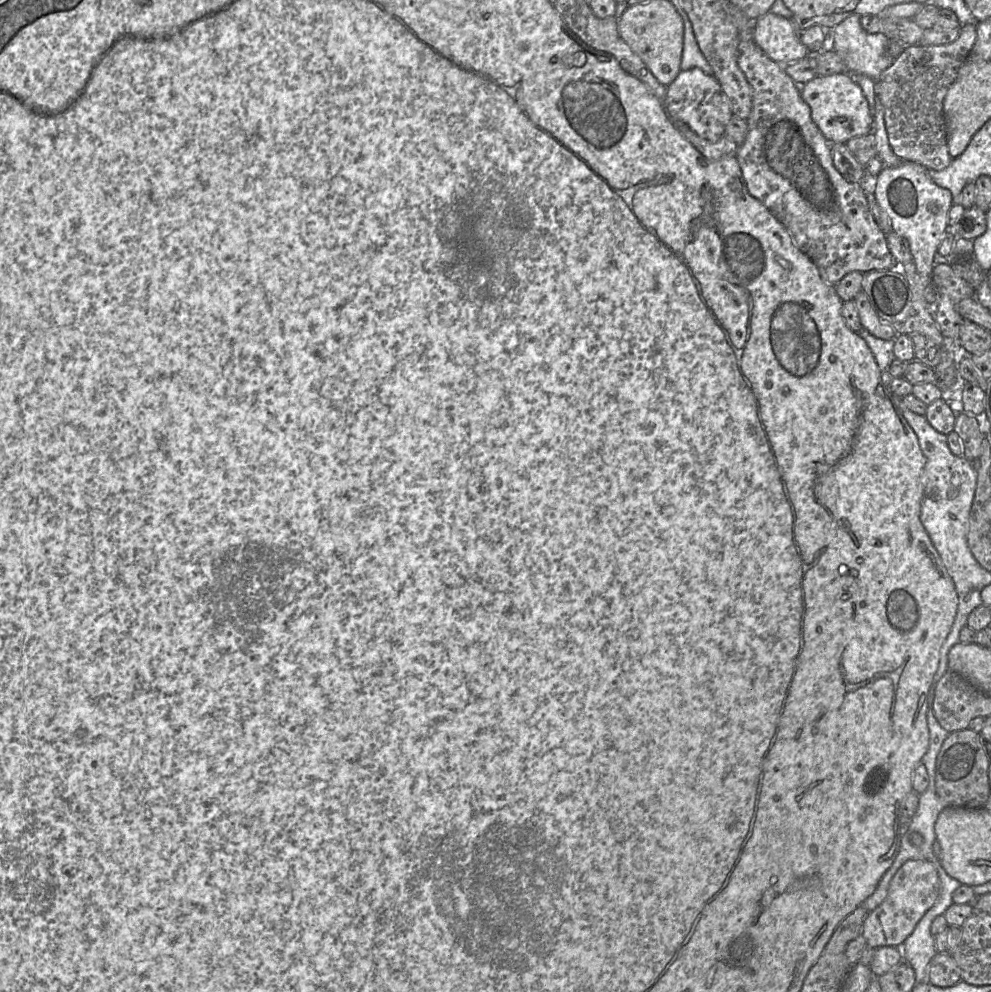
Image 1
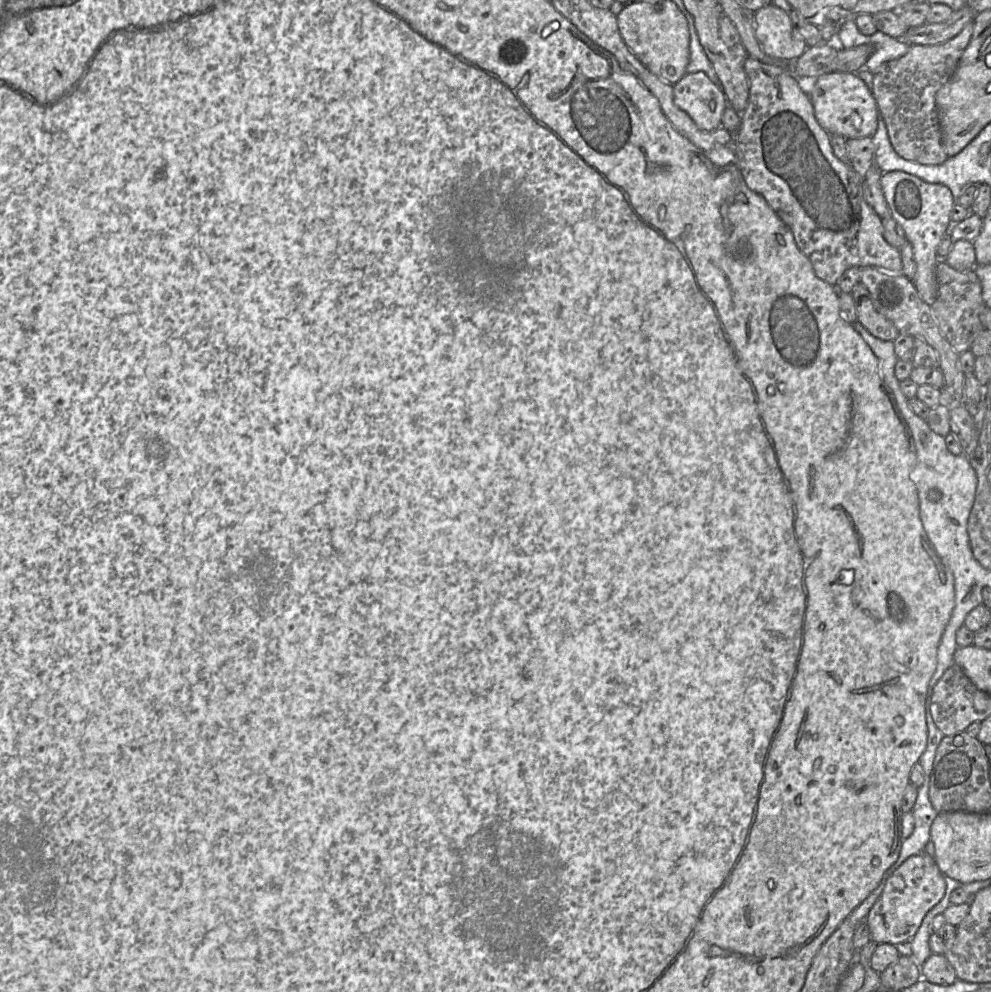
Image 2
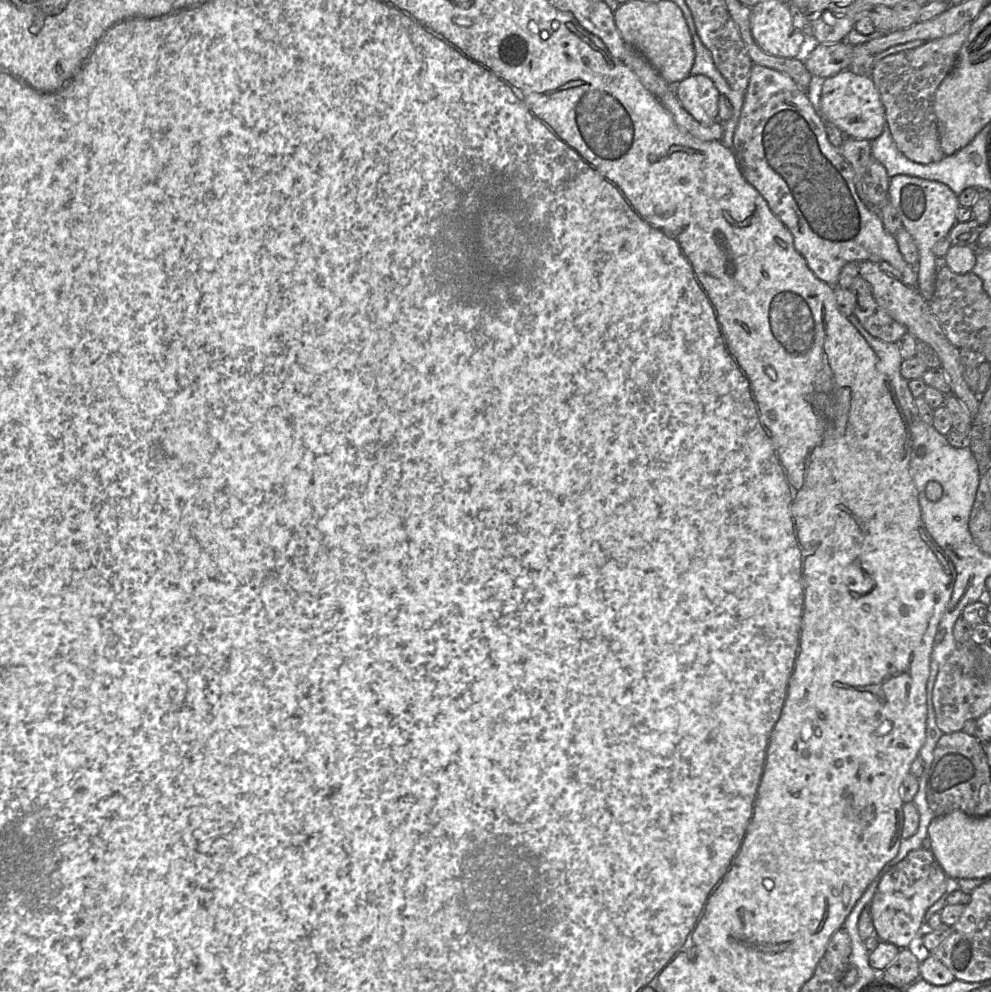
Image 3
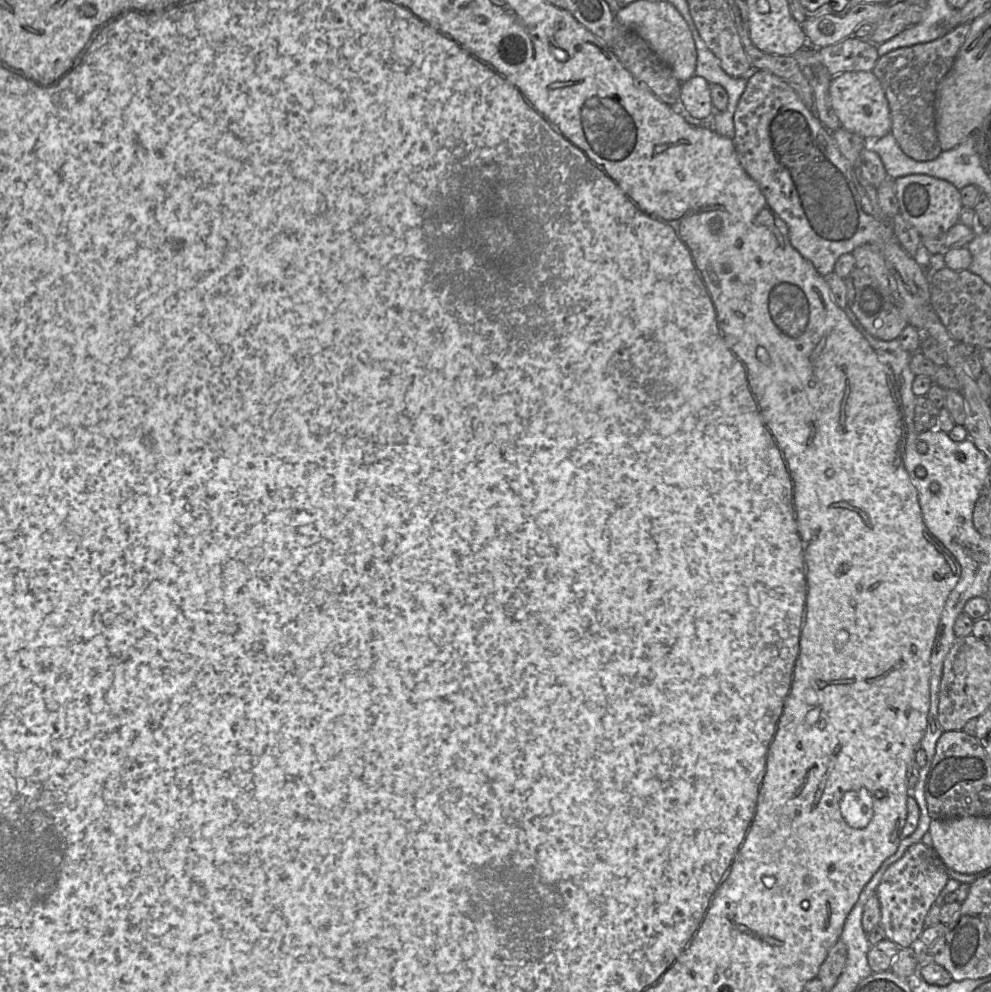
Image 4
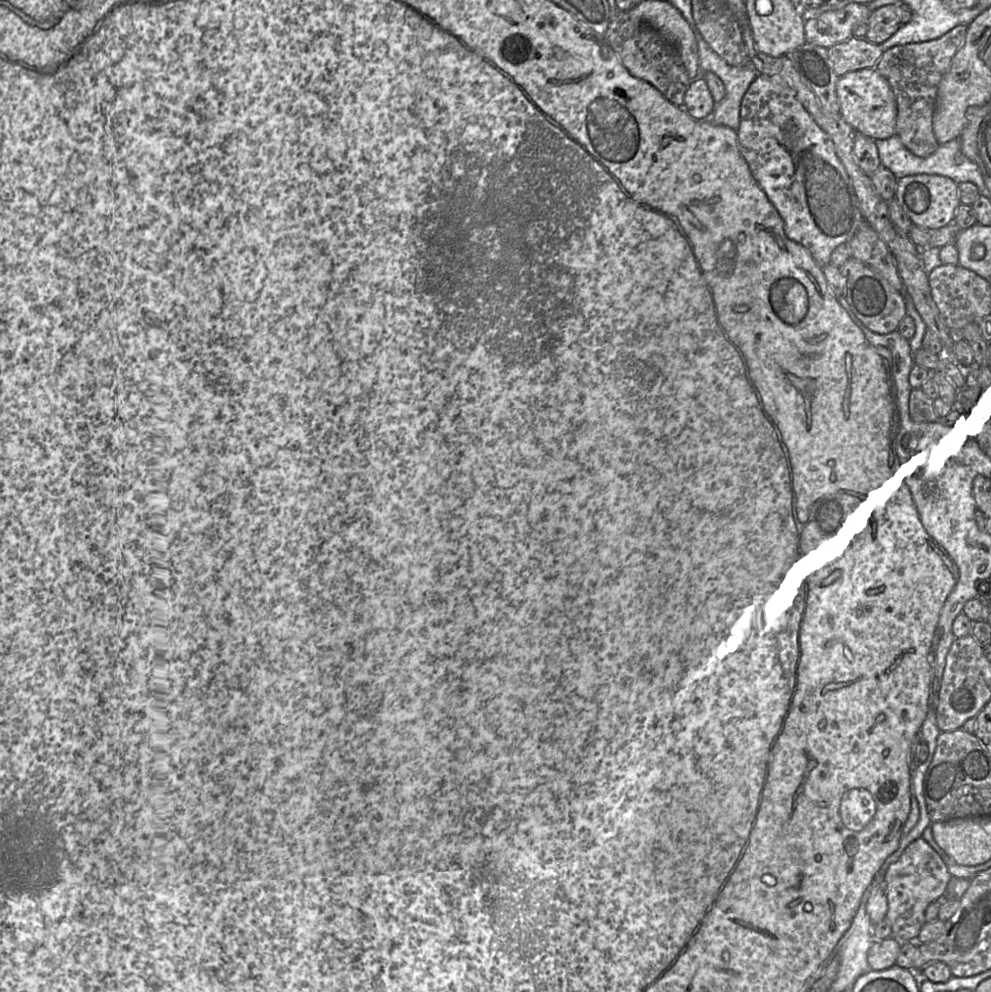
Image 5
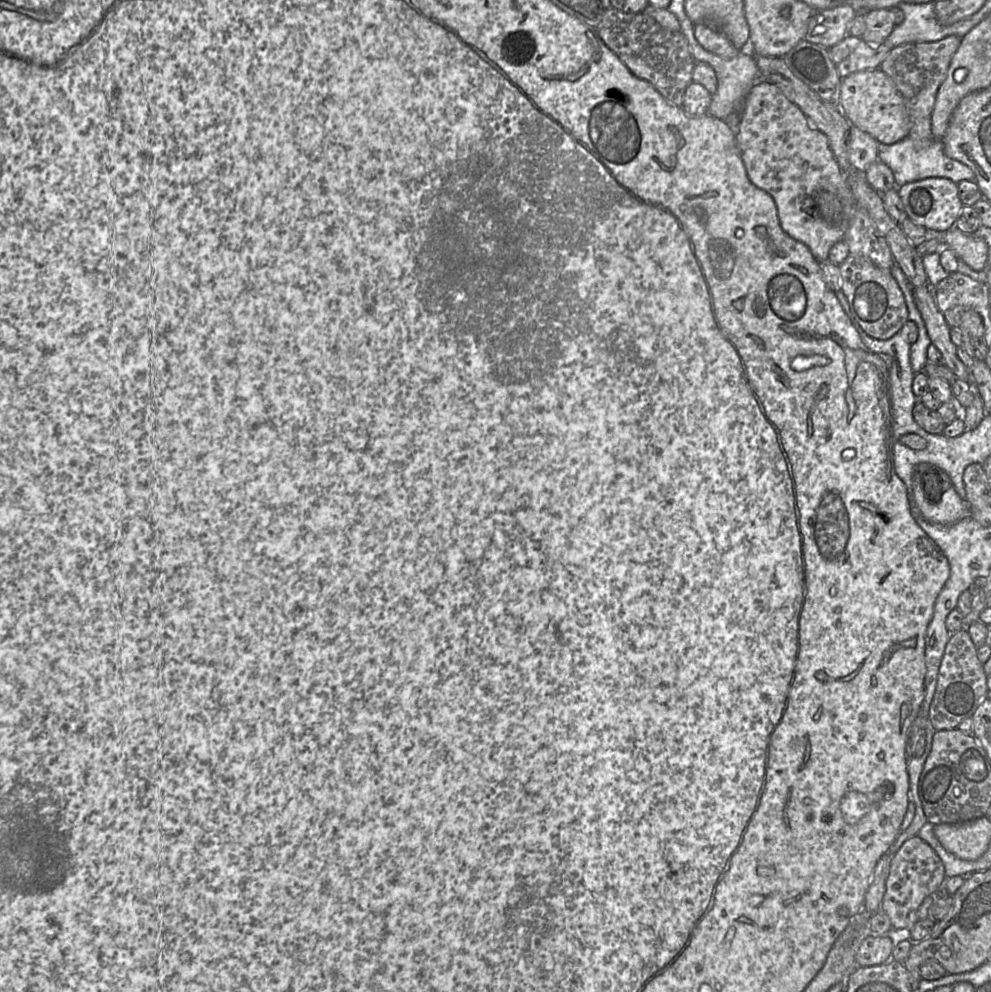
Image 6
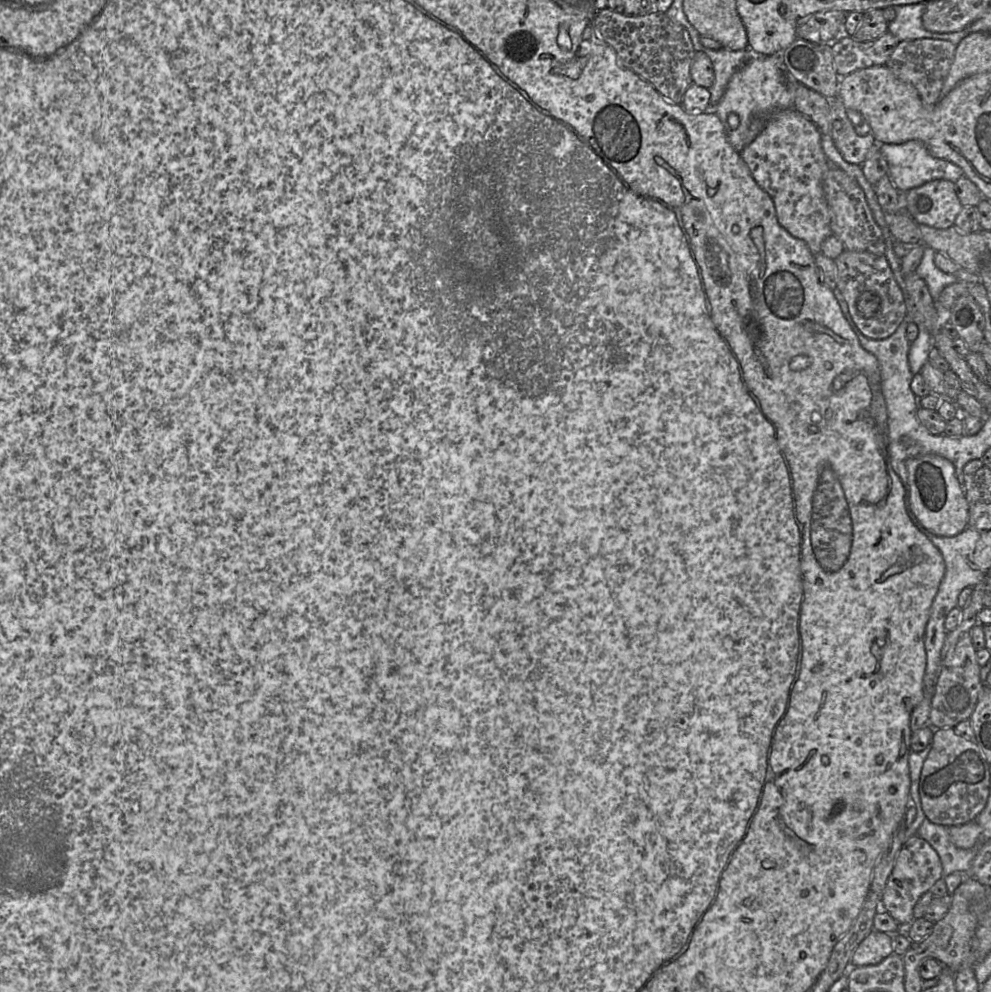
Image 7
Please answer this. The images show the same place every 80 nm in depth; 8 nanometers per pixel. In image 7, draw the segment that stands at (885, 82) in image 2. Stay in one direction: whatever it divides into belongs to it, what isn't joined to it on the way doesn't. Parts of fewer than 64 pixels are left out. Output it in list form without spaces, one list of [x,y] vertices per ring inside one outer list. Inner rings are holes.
[[[917,39],[899,42],[886,62],[892,73],[900,80],[912,84],[926,105],[940,100],[941,89],[949,74],[957,46],[946,40]]]

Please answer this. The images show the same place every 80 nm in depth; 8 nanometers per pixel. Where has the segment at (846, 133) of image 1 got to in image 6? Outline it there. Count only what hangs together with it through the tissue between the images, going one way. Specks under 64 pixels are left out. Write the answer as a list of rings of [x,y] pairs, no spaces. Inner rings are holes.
[[[881,69],[863,70],[852,73],[841,80],[840,109],[848,121],[863,132],[870,134],[877,142],[894,144],[908,137],[910,120],[904,100],[892,79]]]

